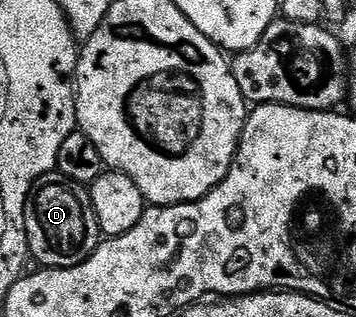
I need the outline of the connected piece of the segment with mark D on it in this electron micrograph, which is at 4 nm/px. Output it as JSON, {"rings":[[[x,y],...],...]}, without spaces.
{"rings":[[[57,173],[45,175],[34,182],[30,196],[26,198],[24,221],[26,222],[26,245],[29,254],[32,256],[33,262],[35,259],[38,265],[46,269],[80,265],[94,252],[100,242],[98,222],[96,213],[92,209],[89,190],[83,184]]]}

